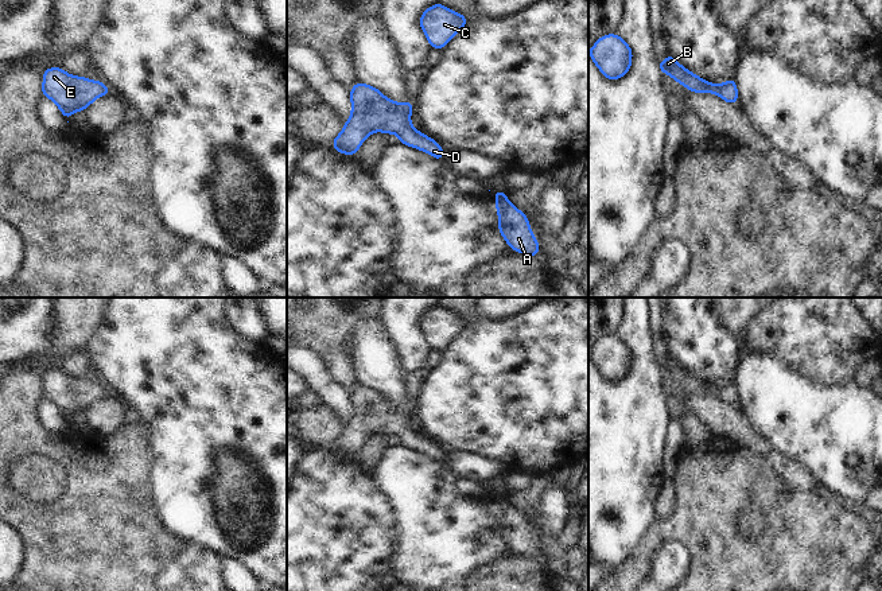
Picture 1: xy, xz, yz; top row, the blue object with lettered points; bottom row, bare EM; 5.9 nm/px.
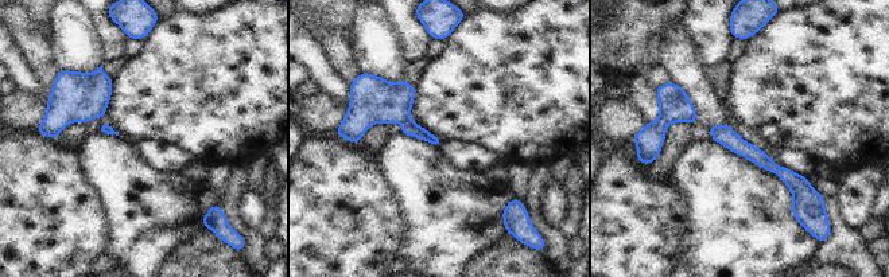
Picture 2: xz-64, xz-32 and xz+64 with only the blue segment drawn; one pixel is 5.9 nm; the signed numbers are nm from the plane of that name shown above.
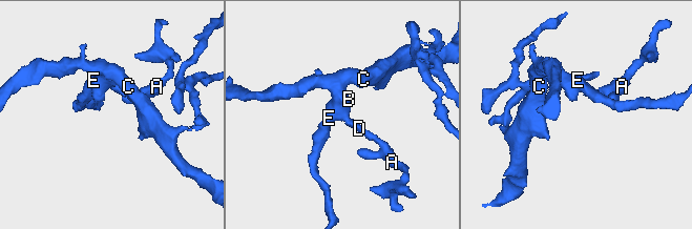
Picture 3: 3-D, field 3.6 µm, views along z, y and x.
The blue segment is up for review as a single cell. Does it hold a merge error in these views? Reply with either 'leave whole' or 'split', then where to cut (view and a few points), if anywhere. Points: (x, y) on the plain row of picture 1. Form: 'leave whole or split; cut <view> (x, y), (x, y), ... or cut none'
leave whole; cut none

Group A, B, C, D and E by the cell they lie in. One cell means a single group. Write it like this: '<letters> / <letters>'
A B C D E

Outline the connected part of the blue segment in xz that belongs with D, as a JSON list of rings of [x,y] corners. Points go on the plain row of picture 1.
[[[357,384],[350,390],[351,417],[331,447],[342,456],[355,456],[368,438],[380,432],[396,435],[399,444],[417,450],[442,462],[446,452],[434,440],[411,427],[412,403],[395,404],[378,390]]]

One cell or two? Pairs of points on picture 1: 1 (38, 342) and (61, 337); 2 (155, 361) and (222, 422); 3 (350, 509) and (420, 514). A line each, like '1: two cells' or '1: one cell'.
1: two cells
2: one cell
3: two cells

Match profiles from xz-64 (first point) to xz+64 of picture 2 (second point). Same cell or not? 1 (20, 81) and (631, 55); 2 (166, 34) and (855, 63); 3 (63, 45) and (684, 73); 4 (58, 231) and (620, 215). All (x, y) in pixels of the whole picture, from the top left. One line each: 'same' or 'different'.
1: different
2: same
3: same
4: same

